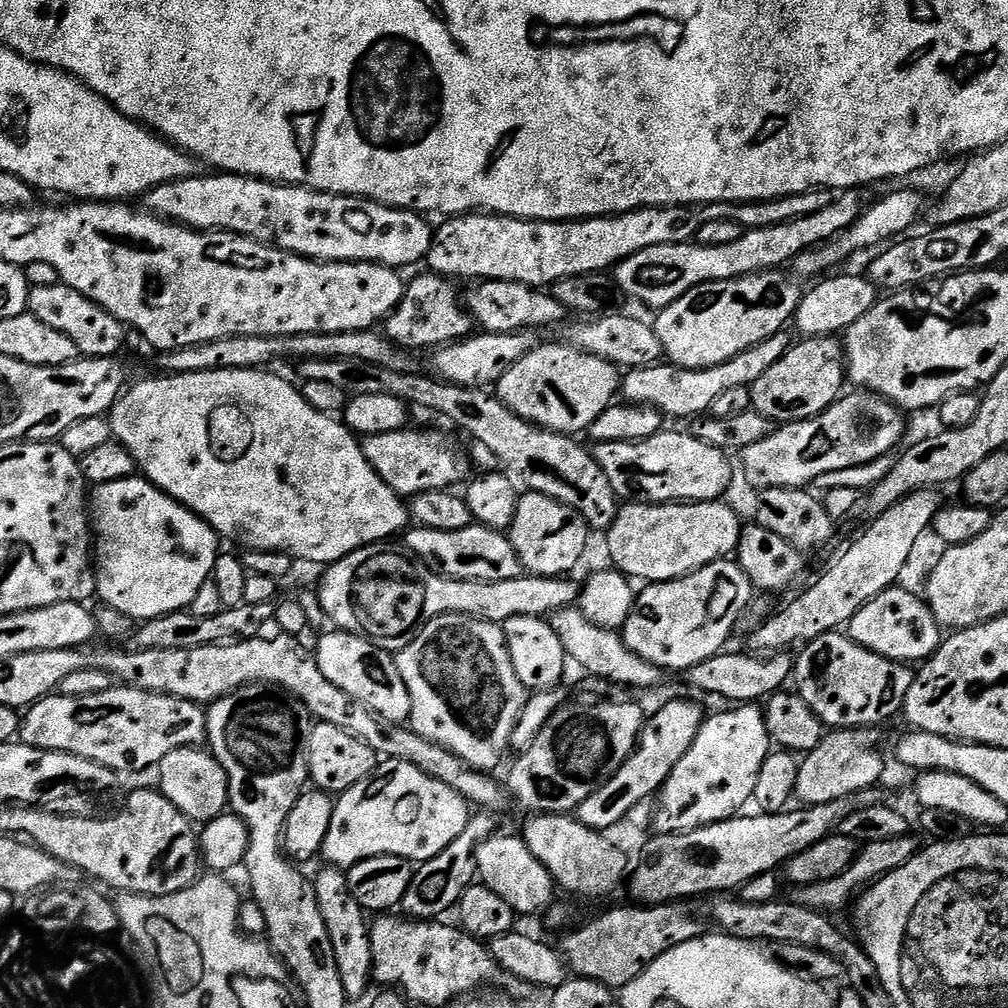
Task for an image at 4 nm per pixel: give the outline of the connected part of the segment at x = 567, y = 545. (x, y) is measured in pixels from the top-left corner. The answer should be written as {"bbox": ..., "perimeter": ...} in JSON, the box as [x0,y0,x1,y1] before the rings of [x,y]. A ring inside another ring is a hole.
{"bbox":[510,491,588,578],"perimeter":[[[530,491],[521,495],[510,529],[510,539],[521,569],[533,576],[557,578],[567,577],[579,566],[588,548],[588,535],[588,523],[573,508],[559,504],[549,496]]]}

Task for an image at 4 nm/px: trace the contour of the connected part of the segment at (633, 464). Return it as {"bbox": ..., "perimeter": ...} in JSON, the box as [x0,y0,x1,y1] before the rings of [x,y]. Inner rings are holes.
{"bbox":[590,430,732,504],"perimeter":[[[661,430],[638,442],[593,443],[590,451],[598,466],[602,466],[602,474],[610,478],[610,486],[614,486],[621,501],[650,504],[719,501],[732,484],[729,453],[698,442],[698,438],[687,431],[668,431]]]}

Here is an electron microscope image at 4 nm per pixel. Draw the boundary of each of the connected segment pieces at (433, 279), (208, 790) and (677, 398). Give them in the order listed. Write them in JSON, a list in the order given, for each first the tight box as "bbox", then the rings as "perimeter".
[{"bbox":[382,274,474,350],"perimeter":[[[423,274],[407,281],[404,296],[398,306],[383,321],[382,332],[397,348],[429,348],[435,350],[446,344],[473,335],[474,321],[462,303],[462,296],[456,293],[457,285],[451,279],[435,274]]]},{"bbox":[158,746,229,822],"perimeter":[[[196,746],[170,750],[170,754],[166,754],[166,758],[162,758],[158,765],[159,772],[159,792],[189,820],[207,822],[225,815],[229,807],[228,779],[226,770],[222,770],[222,766],[213,758],[211,751],[201,750]]]},{"bbox":[619,331,793,418],"perimeter":[[[787,331],[774,334],[766,338],[766,342],[758,342],[750,346],[750,350],[742,350],[742,354],[734,354],[730,362],[722,362],[718,366],[710,366],[702,370],[679,368],[676,364],[661,362],[652,364],[648,368],[633,368],[625,371],[619,395],[629,404],[645,404],[647,408],[656,408],[665,417],[692,416],[700,418],[707,413],[710,405],[722,395],[722,390],[731,390],[738,386],[751,388],[778,358],[782,358],[792,347],[793,337],[788,337]]]}]

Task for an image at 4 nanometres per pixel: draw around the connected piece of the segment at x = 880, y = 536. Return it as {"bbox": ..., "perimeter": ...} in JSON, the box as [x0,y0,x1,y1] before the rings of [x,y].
{"bbox":[748,488,942,654],"perimeter":[[[919,488],[916,492],[911,492],[907,498],[901,500],[899,504],[886,510],[881,516],[875,517],[871,521],[872,525],[841,554],[836,560],[833,568],[828,568],[820,577],[817,578],[816,584],[812,584],[797,600],[792,600],[777,616],[772,616],[752,637],[749,638],[748,644],[753,653],[756,654],[780,654],[785,650],[795,649],[810,640],[817,640],[822,634],[835,632],[843,629],[852,621],[854,614],[870,602],[870,598],[878,598],[887,588],[893,587],[896,580],[904,572],[904,567],[908,564],[908,559],[912,556],[912,551],[916,548],[916,543],[924,536],[924,531],[933,527],[936,516],[941,510],[942,501],[941,493],[934,488]]]}

